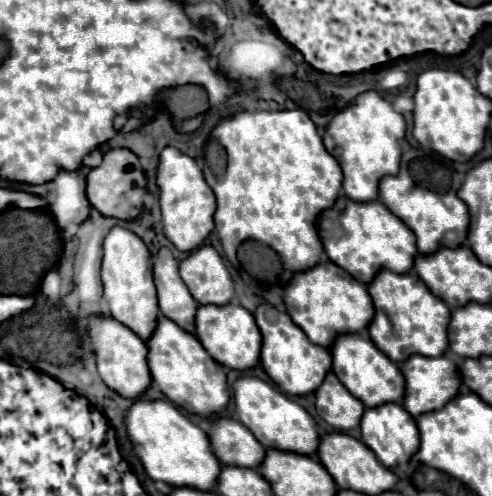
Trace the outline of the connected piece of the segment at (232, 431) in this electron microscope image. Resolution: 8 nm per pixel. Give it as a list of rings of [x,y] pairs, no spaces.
[[[218,418],[208,432],[212,452],[226,466],[258,468],[264,458],[264,446],[254,434],[234,418]]]

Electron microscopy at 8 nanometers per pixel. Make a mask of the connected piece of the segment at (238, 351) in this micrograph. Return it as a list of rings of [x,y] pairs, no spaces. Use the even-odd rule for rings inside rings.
[[[228,302],[224,306],[198,306],[196,338],[216,362],[232,370],[248,370],[260,360],[260,346],[262,346],[260,330],[254,322],[254,316],[240,304]]]

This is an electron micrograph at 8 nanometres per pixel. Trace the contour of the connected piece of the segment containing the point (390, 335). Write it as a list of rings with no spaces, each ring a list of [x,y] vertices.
[[[382,270],[368,284],[368,294],[374,302],[374,318],[368,326],[368,336],[390,360],[404,362],[412,354],[444,354],[444,350],[448,348],[446,328],[450,322],[450,310],[426,288],[426,284],[414,272],[394,274]]]

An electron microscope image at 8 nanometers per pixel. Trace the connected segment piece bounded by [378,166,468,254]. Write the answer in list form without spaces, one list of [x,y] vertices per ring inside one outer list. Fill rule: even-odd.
[[[402,166],[396,176],[384,176],[380,180],[378,192],[382,204],[386,204],[386,208],[390,208],[390,212],[394,212],[414,232],[420,254],[432,254],[438,248],[458,248],[464,244],[468,234],[468,208],[454,188],[442,194],[420,188],[410,178],[406,166]]]

